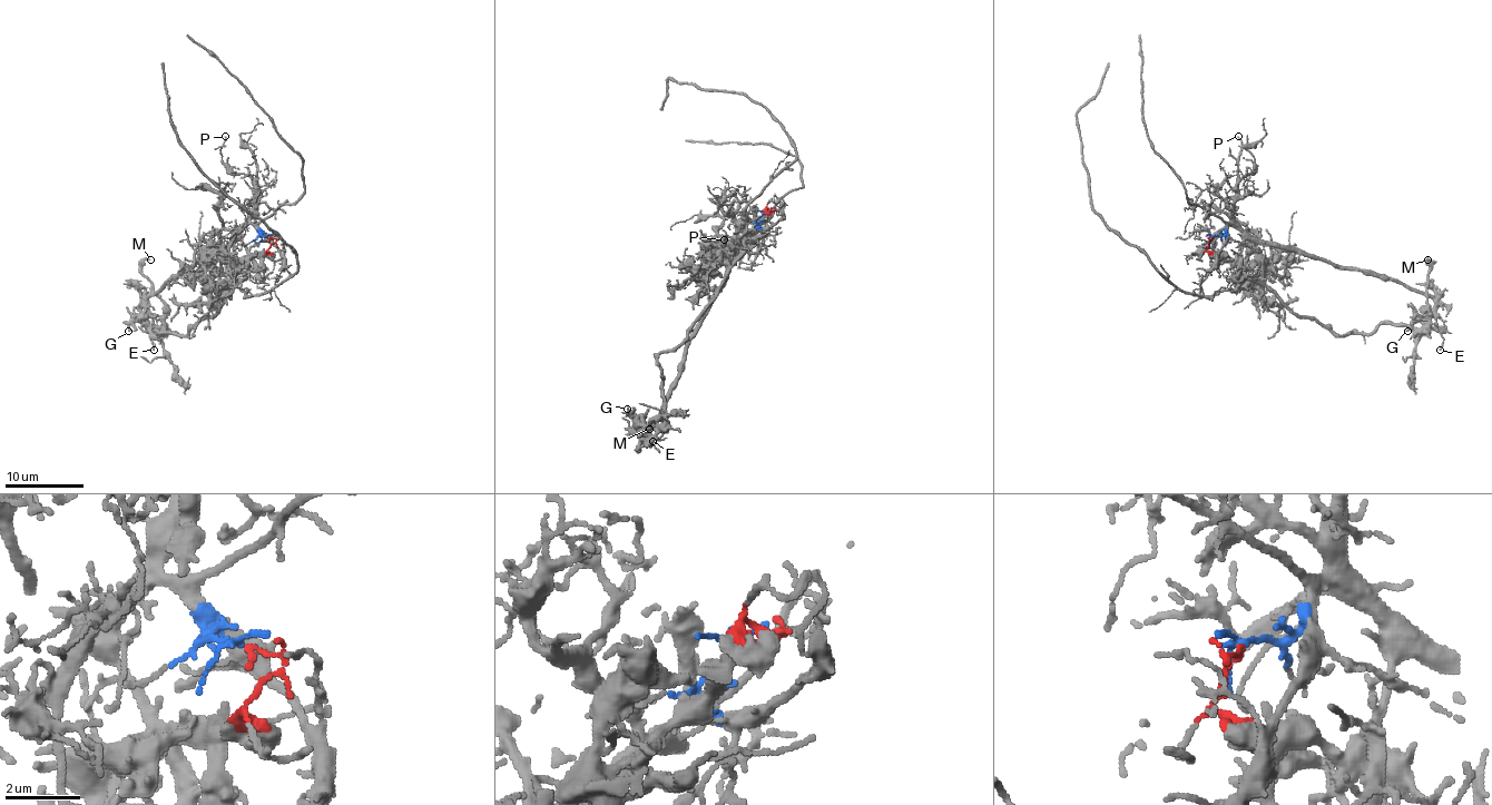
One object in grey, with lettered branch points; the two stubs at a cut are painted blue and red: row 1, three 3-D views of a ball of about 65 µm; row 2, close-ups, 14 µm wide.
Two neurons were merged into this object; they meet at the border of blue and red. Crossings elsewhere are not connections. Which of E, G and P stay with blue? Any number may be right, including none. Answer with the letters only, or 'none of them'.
G, P

